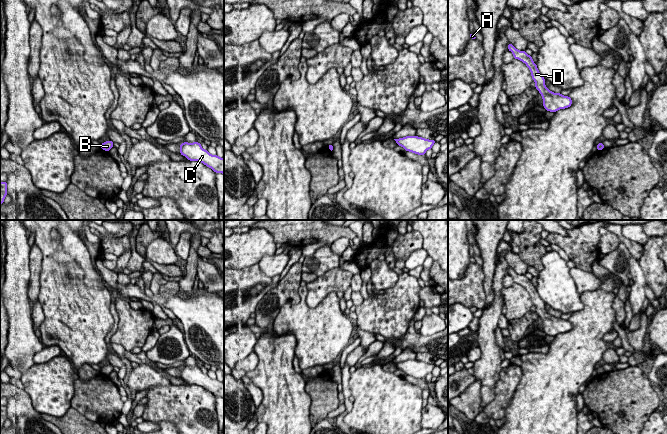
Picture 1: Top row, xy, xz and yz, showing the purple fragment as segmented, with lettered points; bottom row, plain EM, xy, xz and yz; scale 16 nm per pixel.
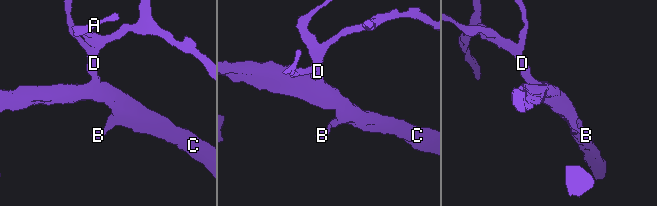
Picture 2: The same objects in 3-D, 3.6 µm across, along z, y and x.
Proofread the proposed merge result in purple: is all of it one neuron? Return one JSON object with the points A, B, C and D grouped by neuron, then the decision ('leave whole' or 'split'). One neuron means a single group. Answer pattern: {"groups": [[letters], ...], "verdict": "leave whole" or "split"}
{"groups": [["A", "B", "C", "D"]], "verdict": "leave whole"}

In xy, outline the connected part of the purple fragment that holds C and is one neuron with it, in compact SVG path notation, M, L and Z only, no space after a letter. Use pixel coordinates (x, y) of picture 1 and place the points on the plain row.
M199 366L180 368L180 378L189 385L198 385L211 392L215 397L224 398L224 382L218 379L211 379L208 374L204 374Z

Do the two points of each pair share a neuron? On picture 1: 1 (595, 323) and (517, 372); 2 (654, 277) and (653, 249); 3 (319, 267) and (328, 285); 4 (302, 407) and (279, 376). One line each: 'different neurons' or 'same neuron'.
1: different neurons
2: same neuron
3: different neurons
4: same neuron

